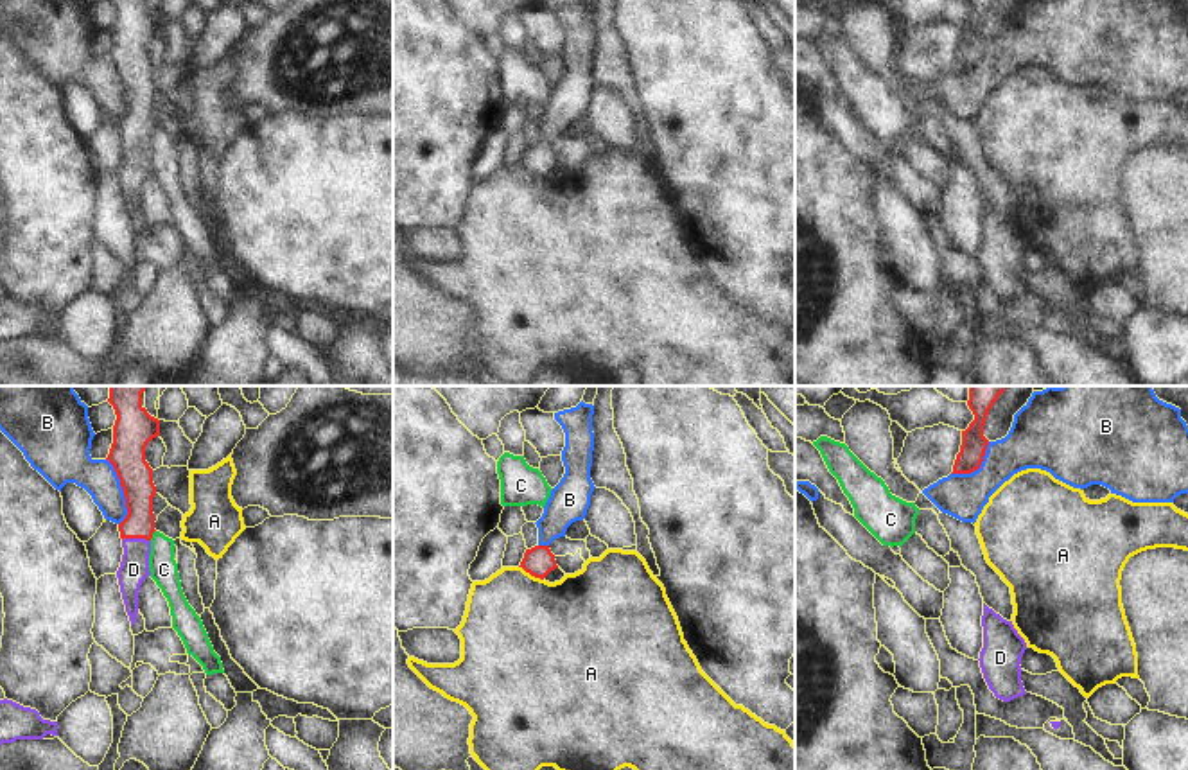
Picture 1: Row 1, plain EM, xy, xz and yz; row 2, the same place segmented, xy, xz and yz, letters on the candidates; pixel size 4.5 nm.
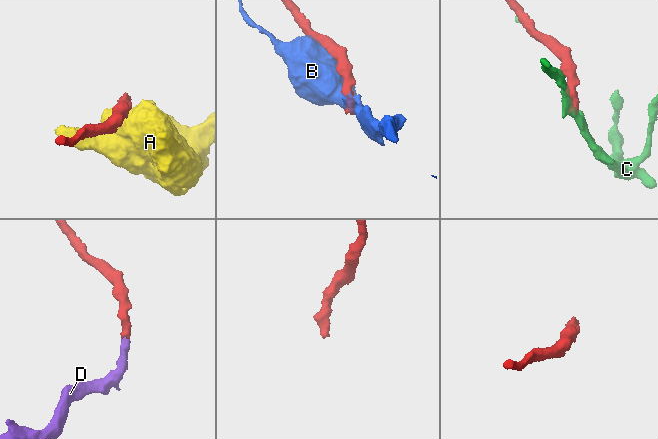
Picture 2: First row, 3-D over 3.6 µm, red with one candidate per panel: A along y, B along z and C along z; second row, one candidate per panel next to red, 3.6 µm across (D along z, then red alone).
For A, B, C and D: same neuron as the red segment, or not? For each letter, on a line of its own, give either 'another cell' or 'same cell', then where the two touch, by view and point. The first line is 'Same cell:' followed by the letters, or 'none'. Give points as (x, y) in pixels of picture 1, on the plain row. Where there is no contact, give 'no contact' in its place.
Same cell: D
A: another cell | xz (532, 173)
B: another cell | xy (124, 90)
C: another cell | xy (151, 133)
D: same cell | xy (135, 135)

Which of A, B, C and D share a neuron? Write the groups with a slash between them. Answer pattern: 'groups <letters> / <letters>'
groups A / B / C / D

